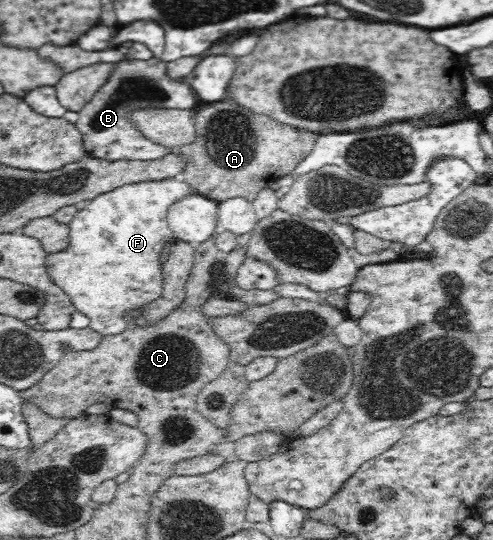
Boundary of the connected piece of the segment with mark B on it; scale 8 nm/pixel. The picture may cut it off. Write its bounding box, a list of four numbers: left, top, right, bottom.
[76,58,196,160]

